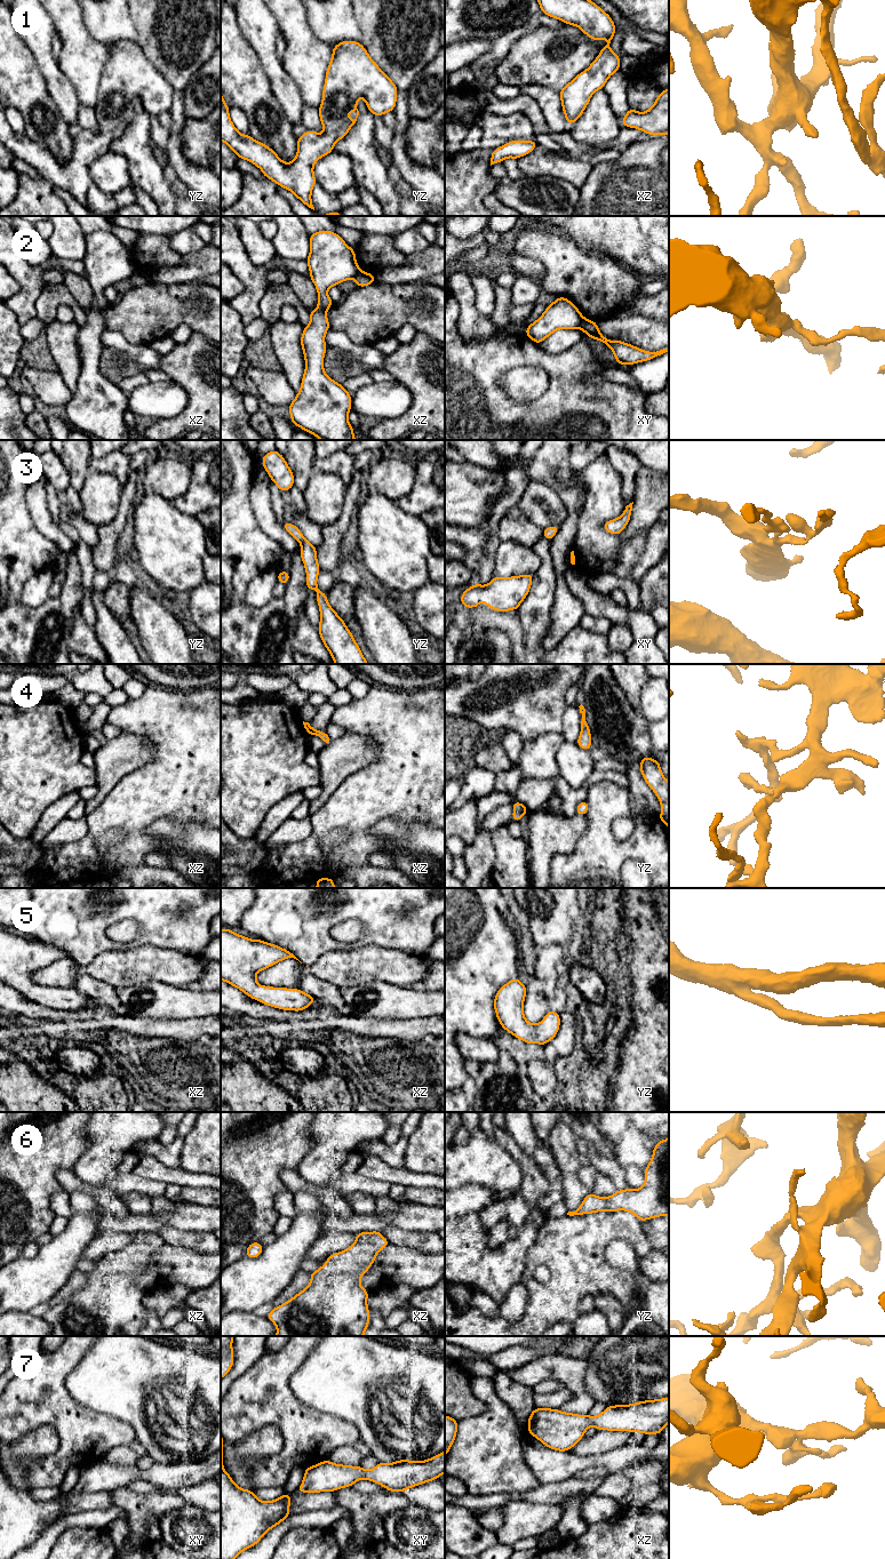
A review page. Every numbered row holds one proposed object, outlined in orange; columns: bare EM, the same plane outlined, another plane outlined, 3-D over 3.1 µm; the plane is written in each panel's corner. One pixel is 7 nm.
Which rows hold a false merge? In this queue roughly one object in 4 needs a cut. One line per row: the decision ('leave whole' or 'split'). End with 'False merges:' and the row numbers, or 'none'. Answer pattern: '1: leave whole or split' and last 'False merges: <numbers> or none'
1: leave whole
2: split
3: leave whole
4: leave whole
5: leave whole
6: leave whole
7: leave whole
False merges: 2

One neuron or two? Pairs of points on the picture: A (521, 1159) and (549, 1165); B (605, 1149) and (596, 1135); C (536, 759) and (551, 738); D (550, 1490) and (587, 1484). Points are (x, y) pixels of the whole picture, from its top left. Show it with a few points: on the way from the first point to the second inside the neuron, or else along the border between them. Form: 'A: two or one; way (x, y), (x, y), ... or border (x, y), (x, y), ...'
A: two; border (532, 1158), (542, 1174), (552, 1184)
B: one; way (604, 1145), (598, 1138)
C: one; way (540, 754), (550, 743)
D: one; way (559, 1490), (577, 1487)

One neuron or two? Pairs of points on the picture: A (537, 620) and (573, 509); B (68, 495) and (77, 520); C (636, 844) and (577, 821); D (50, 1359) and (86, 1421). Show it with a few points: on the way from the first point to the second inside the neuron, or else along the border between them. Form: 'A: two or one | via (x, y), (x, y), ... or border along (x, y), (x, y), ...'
A: two | border along (550, 544), (551, 566), (555, 575), (553, 598)
B: one | via (70, 501), (72, 514)
C: two | border along (584, 816), (587, 829), (576, 841), (574, 848)
D: one | via (50, 1375), (50, 1389), (70, 1408)

